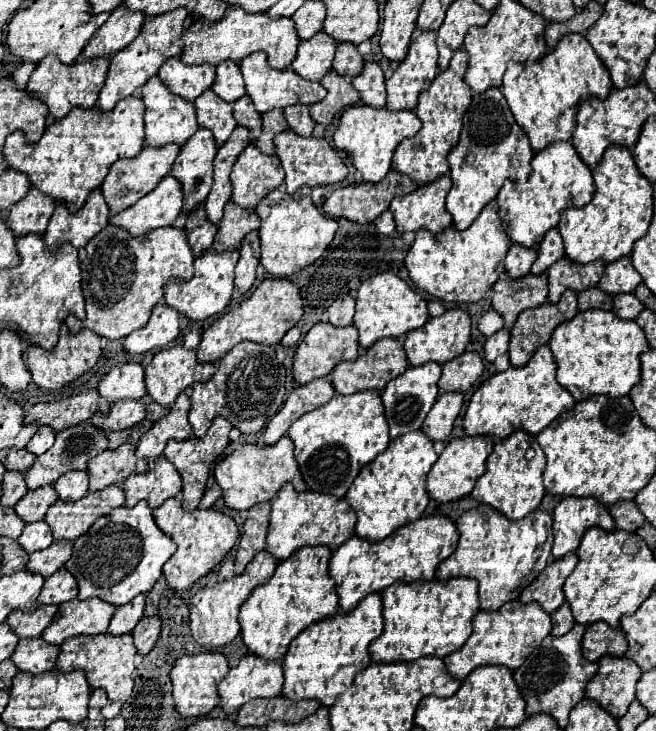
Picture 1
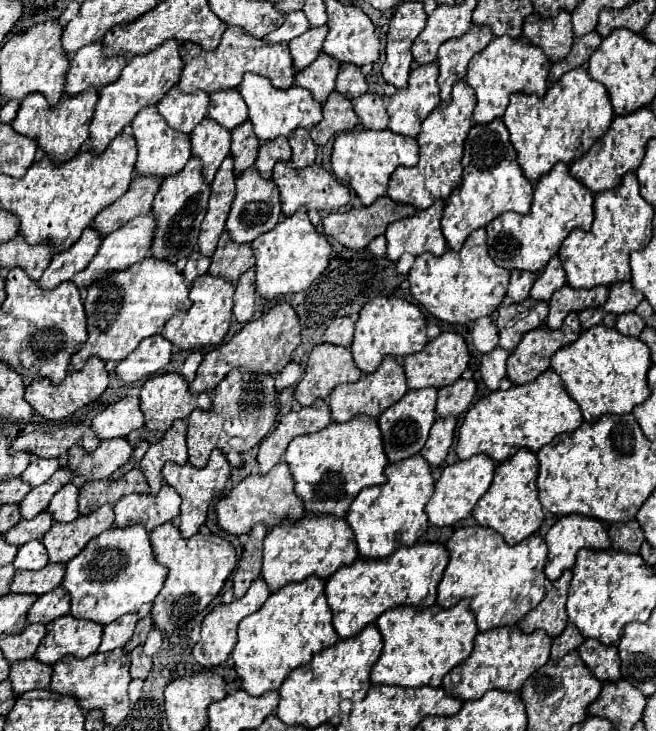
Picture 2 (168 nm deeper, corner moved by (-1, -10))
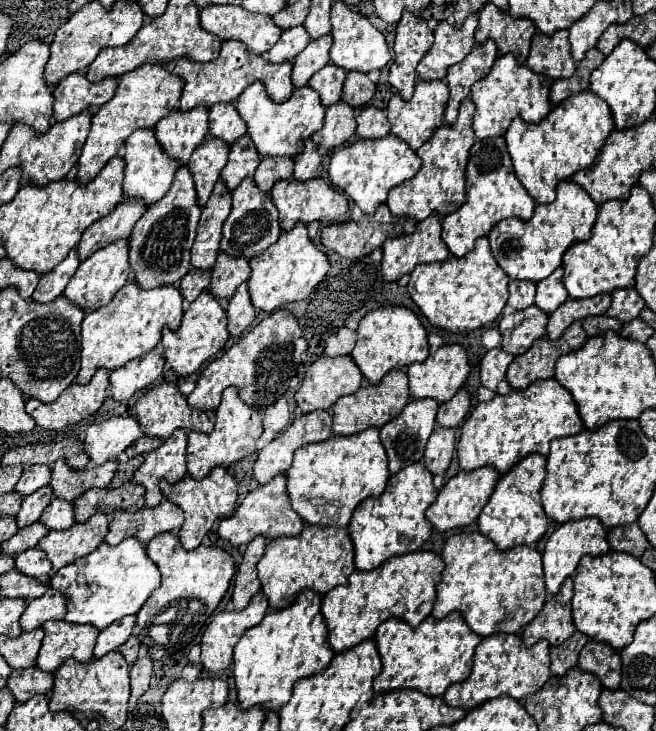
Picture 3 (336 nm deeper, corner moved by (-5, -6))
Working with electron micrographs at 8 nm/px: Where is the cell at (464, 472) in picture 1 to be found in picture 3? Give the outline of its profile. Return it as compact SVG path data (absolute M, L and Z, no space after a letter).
M484 465L474 471L458 471L440 491L438 499L426 509L426 519L438 529L438 531L448 531L454 527L470 525L482 511L482 507L488 503L496 481L498 481L498 471L492 465Z

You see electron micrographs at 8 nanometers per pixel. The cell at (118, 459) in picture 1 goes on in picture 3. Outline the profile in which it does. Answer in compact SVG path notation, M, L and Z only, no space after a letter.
M126 481L122 487L116 489L88 489L76 501L76 521L84 523L94 513L114 513L116 509L140 509L144 507L144 487L132 481Z

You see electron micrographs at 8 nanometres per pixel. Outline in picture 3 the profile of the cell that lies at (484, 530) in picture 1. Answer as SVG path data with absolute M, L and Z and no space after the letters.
M480 531L452 535L444 549L442 559L446 563L442 571L442 581L436 587L436 603L432 615L438 619L446 617L450 611L460 611L472 631L480 637L494 633L518 633L526 623L530 623L546 601L542 555L528 545L512 547L500 551L486 535Z

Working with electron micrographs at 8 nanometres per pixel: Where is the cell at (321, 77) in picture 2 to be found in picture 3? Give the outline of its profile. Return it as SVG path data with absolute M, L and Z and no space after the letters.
M328 63L318 73L314 73L308 81L308 85L320 93L320 99L324 105L332 105L340 101L342 85L344 85L346 71L342 67L336 67L334 63Z

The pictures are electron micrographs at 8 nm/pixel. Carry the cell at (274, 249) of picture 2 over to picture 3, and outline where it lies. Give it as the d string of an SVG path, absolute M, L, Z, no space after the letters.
M296 223L290 231L284 231L280 239L270 245L264 253L250 259L252 275L250 275L250 297L256 309L272 313L278 307L302 301L308 293L326 277L330 271L328 255L308 237L308 229L304 223Z

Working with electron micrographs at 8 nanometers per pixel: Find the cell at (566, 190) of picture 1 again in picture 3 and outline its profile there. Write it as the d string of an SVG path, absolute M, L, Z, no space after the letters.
M570 179L560 181L556 187L554 203L538 205L532 219L522 221L512 217L492 227L488 235L492 255L510 279L540 281L548 277L556 267L560 267L562 255L572 243L590 239L596 217L598 205L590 199L590 195Z

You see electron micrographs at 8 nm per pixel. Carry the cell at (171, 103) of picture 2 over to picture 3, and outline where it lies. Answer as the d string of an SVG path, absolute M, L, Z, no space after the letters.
M194 107L190 111L174 109L156 123L154 131L170 157L186 165L192 151L208 133L208 107Z

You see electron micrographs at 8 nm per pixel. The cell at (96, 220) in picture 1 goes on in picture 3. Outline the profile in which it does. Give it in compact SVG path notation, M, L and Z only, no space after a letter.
M74 249L74 251L68 253L68 257L60 265L56 265L46 275L40 275L40 281L38 281L38 287L36 287L34 295L32 295L32 299L38 301L38 303L54 301L58 295L64 293L66 283L70 281L70 277L78 269L78 265L80 265L78 249Z

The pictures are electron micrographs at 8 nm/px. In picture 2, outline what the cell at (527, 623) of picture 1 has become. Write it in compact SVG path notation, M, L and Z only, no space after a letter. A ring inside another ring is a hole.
M500 627L486 633L478 633L474 639L472 655L444 677L442 687L446 695L456 697L460 701L480 699L490 689L518 693L522 689L522 683L526 683L526 679L548 661L550 645L552 639L544 631L534 631L532 635L526 635L518 627ZM454 677L458 677L456 685Z

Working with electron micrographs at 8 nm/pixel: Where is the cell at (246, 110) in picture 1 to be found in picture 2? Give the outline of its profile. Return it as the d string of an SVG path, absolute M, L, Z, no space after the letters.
M246 121L242 127L236 127L232 131L232 145L230 145L230 157L234 159L234 177L240 177L246 169L250 169L258 155L258 139Z

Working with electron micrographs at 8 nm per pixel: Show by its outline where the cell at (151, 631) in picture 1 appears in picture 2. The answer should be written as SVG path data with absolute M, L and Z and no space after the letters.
M136 647L130 653L130 677L132 679L146 679L152 669L152 659L142 653L142 647Z

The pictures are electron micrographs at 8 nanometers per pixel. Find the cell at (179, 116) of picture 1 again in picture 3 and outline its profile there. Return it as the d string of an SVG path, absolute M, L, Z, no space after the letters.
M138 129L126 139L126 149L124 149L124 159L126 159L126 169L124 169L124 195L126 197L138 197L146 205L156 203L166 195L166 191L172 187L172 179L180 167L178 161L174 161L160 141L154 135L154 129Z

